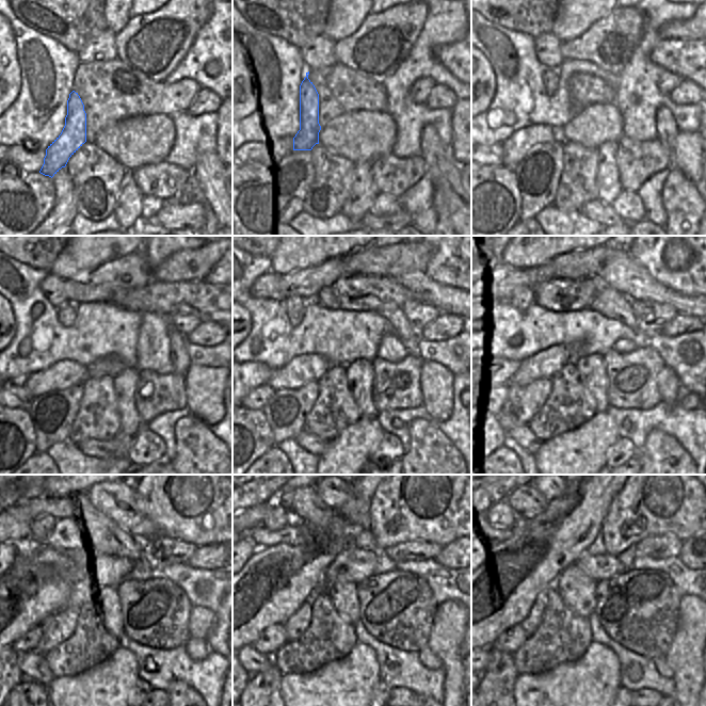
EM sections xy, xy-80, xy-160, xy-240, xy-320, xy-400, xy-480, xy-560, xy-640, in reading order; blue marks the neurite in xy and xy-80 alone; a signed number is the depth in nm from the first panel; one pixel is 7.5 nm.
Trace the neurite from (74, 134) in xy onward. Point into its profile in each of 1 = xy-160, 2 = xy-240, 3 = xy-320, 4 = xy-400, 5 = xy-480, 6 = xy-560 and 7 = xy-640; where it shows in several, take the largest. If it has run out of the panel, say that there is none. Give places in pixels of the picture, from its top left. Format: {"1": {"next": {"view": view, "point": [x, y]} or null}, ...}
{"1": {"next": {"view": "xy-160", "point": [549, 76]}}, "2": {"next": {"view": "xy-240", "point": [66, 313]}}, "3": {"next": {"view": "xy-320", "point": [294, 305]}}, "4": {"next": {"view": "xy-400", "point": [527, 297]}}, "5": {"next": {"view": "xy-480", "point": [41, 527]}}, "6": {"next": {"view": "xy-560", "point": [277, 517]}}, "7": {"next": {"view": "xy-640", "point": [500, 514]}}}

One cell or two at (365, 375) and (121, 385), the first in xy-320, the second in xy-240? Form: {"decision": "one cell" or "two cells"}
{"decision": "one cell"}

